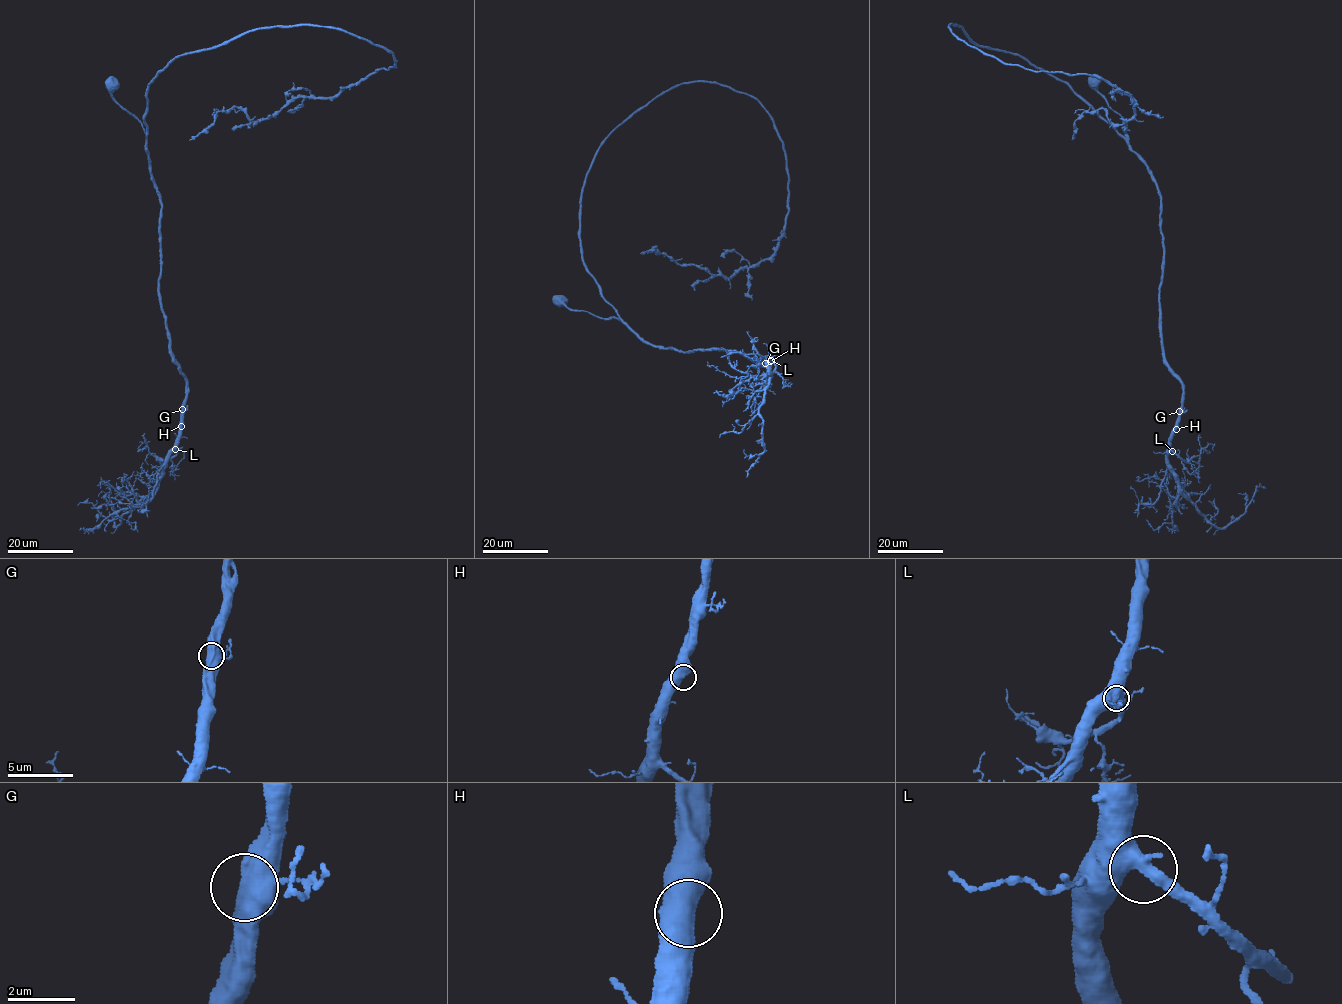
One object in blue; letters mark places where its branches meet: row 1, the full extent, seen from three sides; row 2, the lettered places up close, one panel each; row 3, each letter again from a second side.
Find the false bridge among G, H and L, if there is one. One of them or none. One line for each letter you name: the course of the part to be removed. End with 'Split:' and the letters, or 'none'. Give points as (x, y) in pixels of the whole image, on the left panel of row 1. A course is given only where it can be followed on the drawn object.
Split: none

